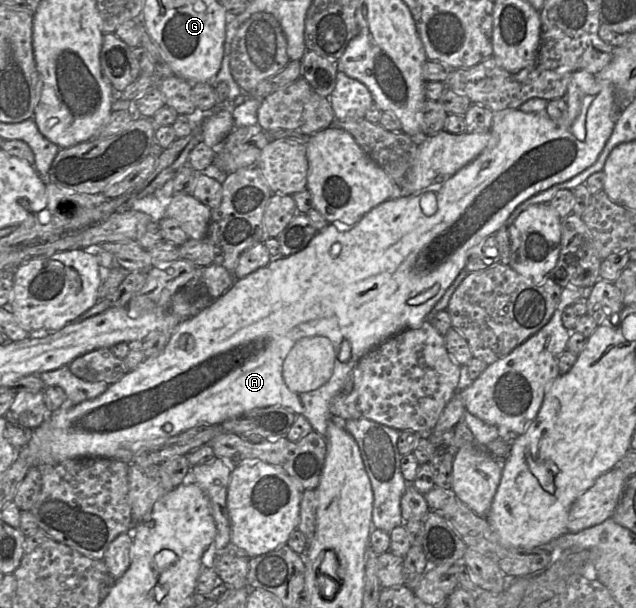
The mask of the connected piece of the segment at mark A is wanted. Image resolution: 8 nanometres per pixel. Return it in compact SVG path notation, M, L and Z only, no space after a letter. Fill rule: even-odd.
M578 70L572 74L567 93L563 98L566 101L567 109L562 118L558 120L551 119L546 112L526 113L519 109L506 109L494 112L493 123L490 129L490 141L487 147L479 156L460 169L445 183L431 185L411 195L389 199L372 209L351 227L328 223L326 228L317 232L301 251L288 257L271 260L267 266L259 268L242 279L235 280L232 286L208 307L191 318L182 321L170 334L166 346L160 353L145 358L137 368L128 371L120 380L109 385L104 393L77 405L49 412L46 420L31 431L28 444L17 451L18 456L22 456L29 466L36 467L54 466L67 459L75 458L118 459L130 465L130 459L138 451L144 451L152 445L160 445L169 437L175 436L198 424L221 424L228 419L239 417L254 409L270 406L282 406L290 409L296 415L304 416L311 424L313 430L326 439L327 427L333 418L330 413L330 403L365 353L393 335L405 329L416 328L425 321L435 304L442 298L459 273L464 270L468 258L473 258L472 255L467 257L468 250L478 245L488 236L495 235L502 227L506 227L508 218L521 203L556 184L570 180L597 161L613 132L617 116L619 115L620 109L616 99L615 88L610 82L599 80L596 75L585 70ZM315 335L328 338L333 346L335 359L332 374L328 381L316 390L293 392L286 386L282 377L284 359L296 342L304 337Z

